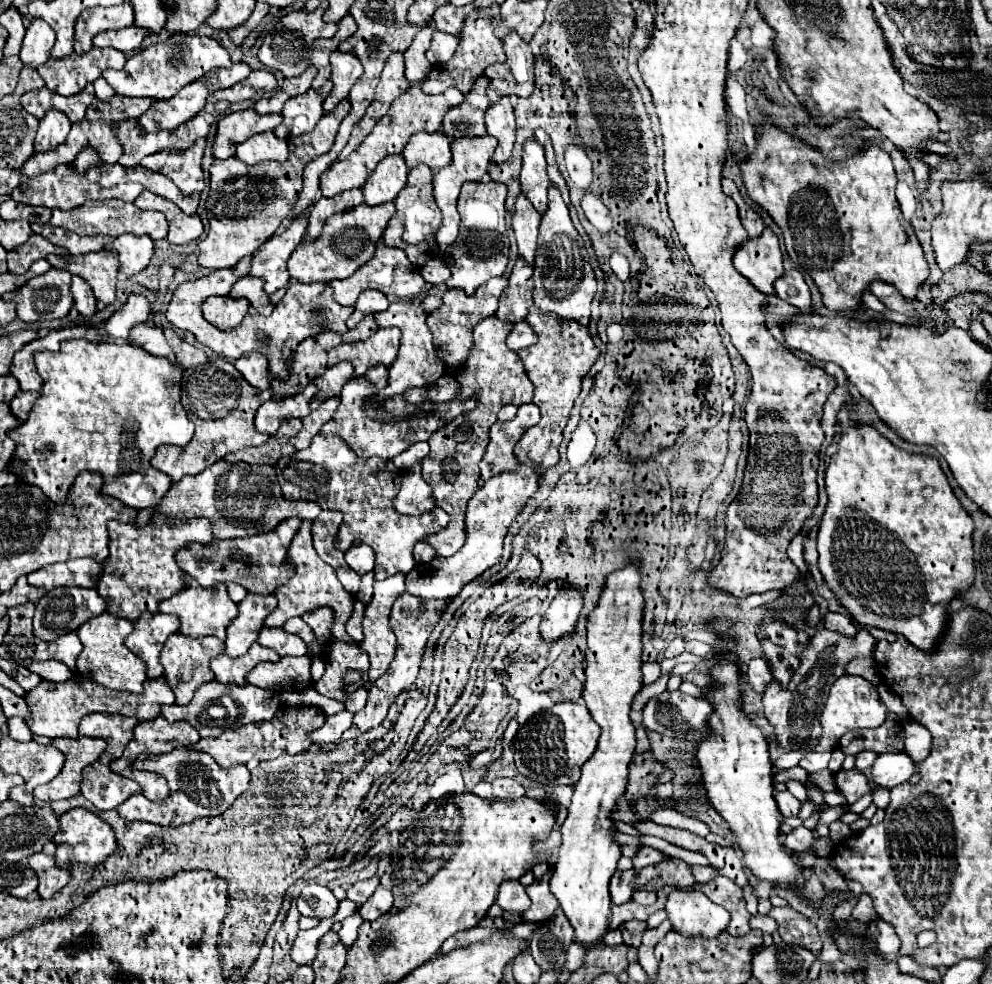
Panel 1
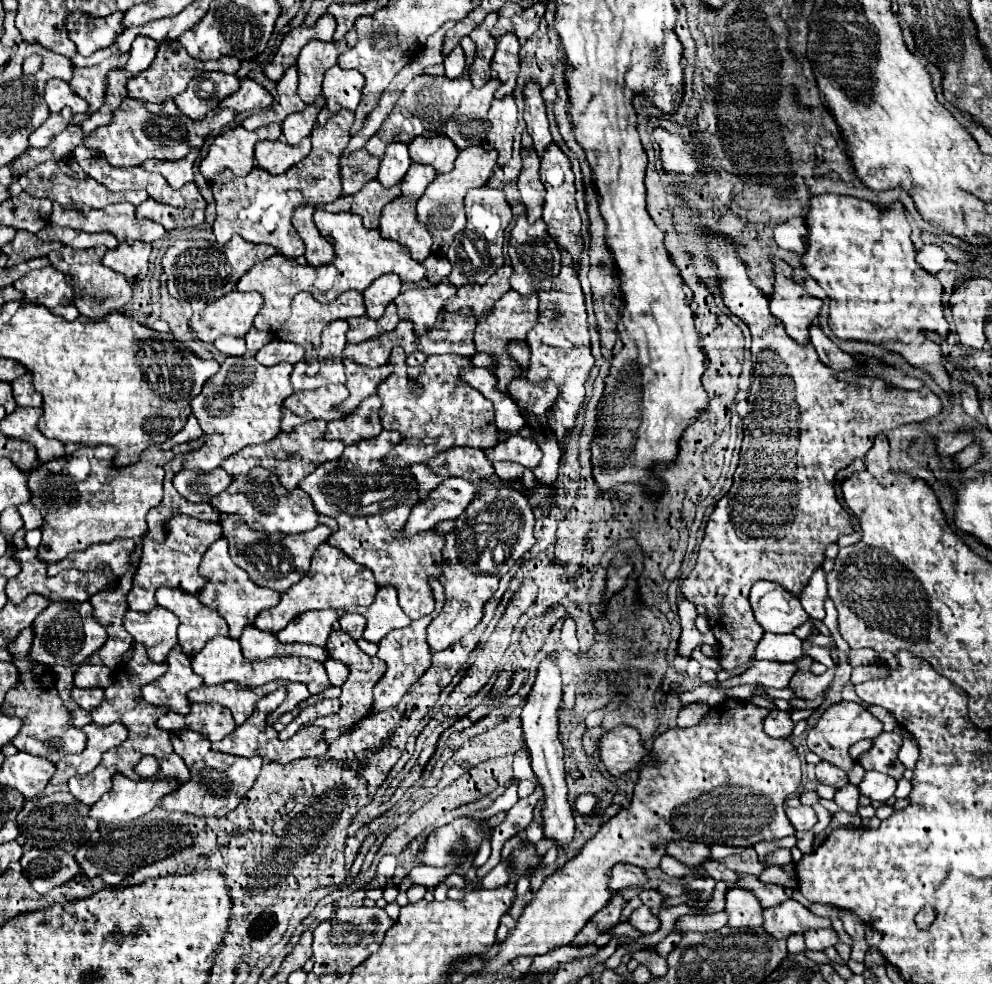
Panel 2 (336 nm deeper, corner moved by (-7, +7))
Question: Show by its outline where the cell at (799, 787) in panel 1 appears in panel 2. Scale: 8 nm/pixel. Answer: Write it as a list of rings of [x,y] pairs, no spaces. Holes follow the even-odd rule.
[[[828,668],[824,674],[814,676],[812,672],[802,672],[798,670],[792,680],[790,680],[790,688],[796,690],[796,694],[804,700],[814,700],[832,680],[834,680],[836,668]]]

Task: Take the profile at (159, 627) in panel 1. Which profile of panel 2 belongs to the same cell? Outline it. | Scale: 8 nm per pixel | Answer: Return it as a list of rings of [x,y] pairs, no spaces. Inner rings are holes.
[[[160,588],[156,592],[156,600],[162,608],[180,618],[178,638],[186,656],[192,658],[198,654],[214,636],[228,636],[228,624],[224,618],[204,606],[196,594],[188,594],[180,588]]]

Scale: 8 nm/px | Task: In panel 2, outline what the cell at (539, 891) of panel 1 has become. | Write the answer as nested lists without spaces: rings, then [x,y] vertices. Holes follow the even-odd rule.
[[[548,656],[540,662],[540,670],[534,682],[534,688],[528,696],[528,702],[522,710],[522,730],[524,730],[524,740],[532,758],[532,770],[536,778],[540,780],[544,788],[544,808],[542,808],[542,818],[544,818],[544,836],[554,838],[558,846],[570,844],[574,836],[574,816],[572,808],[568,804],[568,788],[566,788],[566,772],[564,772],[564,748],[558,740],[558,712],[560,712],[560,702],[562,702],[562,678],[558,670],[556,656]]]

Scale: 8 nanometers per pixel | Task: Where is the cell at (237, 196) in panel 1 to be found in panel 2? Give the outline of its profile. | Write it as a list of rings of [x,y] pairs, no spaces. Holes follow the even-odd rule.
[[[340,110],[332,116],[324,128],[314,126],[312,152],[294,164],[288,172],[272,176],[260,168],[254,168],[248,176],[234,176],[225,169],[212,182],[212,194],[216,200],[214,236],[220,244],[226,244],[234,234],[252,244],[270,244],[280,254],[298,258],[304,254],[304,242],[290,224],[292,212],[300,202],[334,202],[342,196],[340,182],[340,156],[350,140],[350,126],[354,122],[352,110]]]

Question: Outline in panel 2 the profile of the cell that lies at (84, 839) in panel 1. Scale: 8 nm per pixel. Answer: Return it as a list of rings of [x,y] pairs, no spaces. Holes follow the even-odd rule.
[[[116,774],[114,786],[108,794],[104,794],[92,808],[90,816],[104,822],[128,824],[144,814],[148,814],[162,796],[176,790],[180,784],[172,778],[164,780],[130,780],[122,774]]]

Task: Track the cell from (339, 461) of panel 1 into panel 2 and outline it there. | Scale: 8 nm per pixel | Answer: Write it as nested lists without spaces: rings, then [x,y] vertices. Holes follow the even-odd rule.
[[[382,430],[376,440],[362,440],[360,444],[352,444],[344,450],[344,458],[316,468],[304,480],[304,484],[300,484],[300,488],[312,498],[314,508],[320,514],[332,516],[338,522],[338,530],[328,538],[328,544],[372,570],[378,586],[394,586],[398,592],[400,608],[410,620],[418,620],[434,610],[434,594],[428,578],[442,576],[444,536],[432,530],[420,532],[420,536],[414,536],[412,540],[396,538],[396,532],[404,528],[412,506],[418,502],[416,480],[412,472],[392,468],[384,462],[388,452],[400,442],[400,432]],[[336,512],[340,516],[336,516]],[[374,518],[378,518],[376,524],[370,524]]]

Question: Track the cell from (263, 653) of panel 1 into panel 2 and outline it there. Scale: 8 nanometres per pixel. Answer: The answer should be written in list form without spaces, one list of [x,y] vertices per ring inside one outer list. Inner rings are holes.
[[[246,626],[240,636],[242,652],[246,658],[270,658],[270,656],[298,656],[298,658],[312,658],[326,662],[328,650],[320,646],[308,646],[308,644],[282,644],[276,640],[276,634],[262,632],[256,626]]]

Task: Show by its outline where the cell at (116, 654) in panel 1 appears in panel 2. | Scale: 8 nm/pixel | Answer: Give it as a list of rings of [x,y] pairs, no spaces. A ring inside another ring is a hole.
[[[156,606],[152,612],[128,610],[124,616],[124,628],[134,636],[134,642],[148,648],[148,658],[158,664],[178,644],[178,626],[180,620],[162,606]]]

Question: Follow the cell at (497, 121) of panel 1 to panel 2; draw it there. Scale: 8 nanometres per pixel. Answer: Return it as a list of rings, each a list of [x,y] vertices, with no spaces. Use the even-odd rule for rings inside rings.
[[[512,96],[494,100],[488,110],[490,134],[488,146],[498,152],[498,166],[504,166],[512,158],[512,134],[516,128],[516,102]]]

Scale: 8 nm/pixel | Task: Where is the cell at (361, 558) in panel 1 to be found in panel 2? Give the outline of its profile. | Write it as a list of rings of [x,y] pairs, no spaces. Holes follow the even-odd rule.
[[[322,544],[316,550],[310,572],[304,576],[304,580],[300,580],[298,584],[288,588],[288,592],[282,594],[282,600],[278,602],[278,606],[260,612],[254,626],[264,632],[276,634],[282,628],[286,628],[288,622],[292,622],[294,618],[298,618],[300,614],[304,614],[308,610],[324,610],[324,608],[348,610],[352,606],[370,606],[374,602],[376,592],[378,592],[378,586],[372,580],[372,572],[368,572],[368,568],[356,564],[352,558],[348,558],[344,552],[332,548],[330,544]]]

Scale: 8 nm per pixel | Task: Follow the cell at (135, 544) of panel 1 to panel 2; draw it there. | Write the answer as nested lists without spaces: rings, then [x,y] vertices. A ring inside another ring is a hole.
[[[178,516],[178,518],[172,518],[168,522],[168,536],[166,536],[164,542],[144,540],[140,566],[138,566],[136,574],[134,574],[132,592],[128,594],[130,610],[150,612],[156,606],[154,592],[160,586],[184,588],[186,592],[198,594],[206,584],[206,578],[202,578],[198,574],[200,560],[202,560],[204,552],[210,548],[210,544],[216,542],[220,536],[222,536],[220,524],[208,524],[208,522],[200,522],[196,518],[190,518],[190,516]]]

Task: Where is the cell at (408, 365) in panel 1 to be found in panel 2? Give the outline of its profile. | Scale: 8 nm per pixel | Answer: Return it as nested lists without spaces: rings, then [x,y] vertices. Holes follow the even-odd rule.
[[[447,278],[431,287],[434,288],[420,288],[420,292],[412,292],[412,296],[400,304],[398,316],[402,320],[412,320],[414,324],[428,324],[428,316],[436,316],[436,312],[440,312],[440,304],[446,304],[457,292]],[[416,312],[420,312],[418,318]]]

